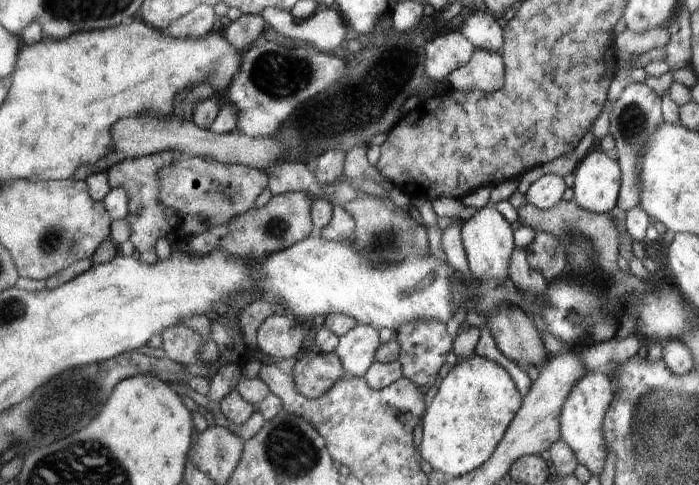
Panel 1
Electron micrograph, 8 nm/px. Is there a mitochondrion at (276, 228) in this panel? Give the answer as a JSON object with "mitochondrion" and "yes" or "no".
{"mitochondrion":"yes"}

